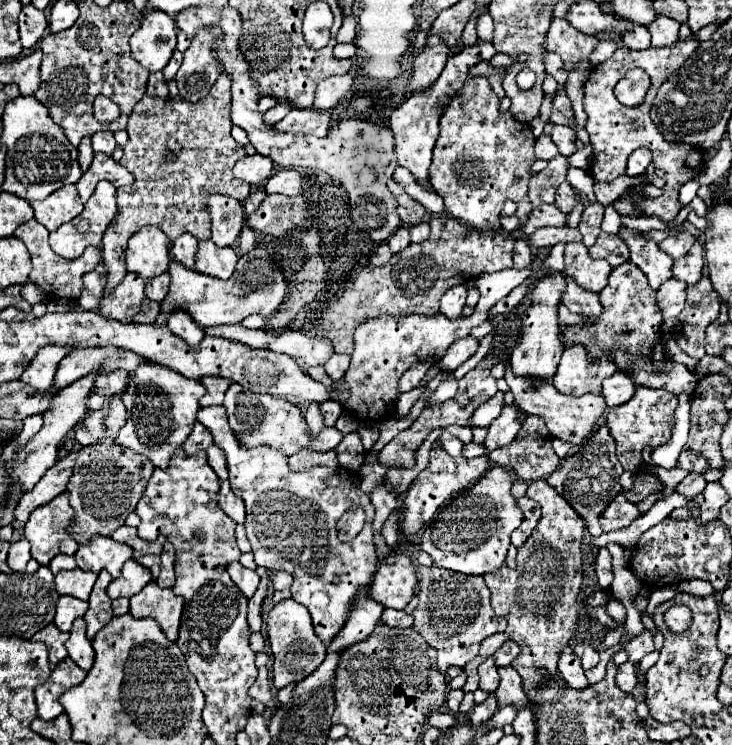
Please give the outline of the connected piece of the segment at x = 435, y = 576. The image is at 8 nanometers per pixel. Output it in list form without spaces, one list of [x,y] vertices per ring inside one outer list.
[[[418,567],[418,607],[414,609],[414,629],[426,639],[430,647],[438,651],[438,669],[440,673],[446,673],[448,667],[458,665],[464,667],[470,659],[478,655],[480,643],[496,633],[498,617],[494,615],[494,609],[490,605],[490,591],[484,583],[484,577],[468,577],[462,573],[454,573],[440,567]]]

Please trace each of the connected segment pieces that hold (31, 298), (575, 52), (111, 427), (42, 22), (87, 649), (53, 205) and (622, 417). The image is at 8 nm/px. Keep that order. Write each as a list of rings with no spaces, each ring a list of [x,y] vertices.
[[[26,283],[24,287],[22,287],[22,297],[30,303],[30,305],[36,305],[36,303],[40,303],[44,297],[42,297],[42,293],[40,293],[40,289],[34,285],[34,283]]]
[[[552,19],[544,41],[546,51],[558,53],[562,57],[566,71],[572,71],[582,59],[588,59],[596,45],[596,37],[588,37],[576,31],[566,23],[566,19]]]
[[[114,397],[110,401],[110,411],[104,415],[104,427],[106,431],[120,431],[124,423],[126,423],[126,407],[120,397]]]
[[[32,3],[22,7],[20,13],[20,41],[24,49],[34,49],[36,43],[44,37],[48,27],[46,15],[42,11],[38,11]]]
[[[76,619],[74,621],[74,627],[70,631],[70,639],[66,641],[66,649],[68,649],[70,659],[78,667],[82,667],[84,671],[90,671],[92,669],[94,649],[92,649],[90,639],[86,637],[86,623],[84,623],[84,619]]]
[[[68,185],[54,191],[44,201],[30,201],[30,207],[34,209],[34,219],[40,225],[44,225],[48,231],[56,231],[62,223],[68,223],[80,215],[84,205],[78,199],[76,187]]]
[[[638,387],[634,397],[620,405],[612,407],[606,413],[606,425],[616,441],[616,457],[622,463],[624,471],[640,471],[644,467],[642,461],[642,449],[650,447],[654,451],[660,445],[666,445],[670,441],[672,429],[674,429],[674,411],[678,407],[678,397],[668,391],[652,391],[646,387]]]

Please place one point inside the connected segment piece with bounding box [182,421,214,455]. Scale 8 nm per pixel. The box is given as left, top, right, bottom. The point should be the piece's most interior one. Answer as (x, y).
(200, 438)

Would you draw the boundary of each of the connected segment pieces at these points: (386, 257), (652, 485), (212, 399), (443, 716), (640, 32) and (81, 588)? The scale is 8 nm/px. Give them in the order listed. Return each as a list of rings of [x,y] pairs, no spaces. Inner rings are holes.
[[[382,243],[376,251],[374,251],[374,255],[370,257],[370,263],[372,265],[384,265],[384,263],[388,263],[390,261],[390,257],[392,257],[394,253],[390,251],[390,247],[388,247],[388,243]]]
[[[642,471],[642,473],[636,473],[634,477],[634,485],[630,491],[624,491],[624,497],[630,501],[630,503],[640,503],[644,501],[650,493],[654,493],[658,489],[658,479],[654,479],[650,473]]]
[[[202,377],[202,383],[206,385],[206,395],[200,399],[202,407],[208,405],[222,405],[226,389],[232,385],[232,379],[222,379],[222,377]]]
[[[432,713],[428,719],[428,725],[436,729],[450,729],[456,725],[456,717],[450,713]]]
[[[632,25],[624,35],[622,35],[622,43],[628,49],[648,49],[650,47],[650,33],[646,27],[640,25]]]
[[[82,569],[60,571],[56,575],[56,591],[60,595],[72,595],[72,597],[78,597],[82,601],[88,601],[96,577],[98,577],[96,573],[82,571]]]

